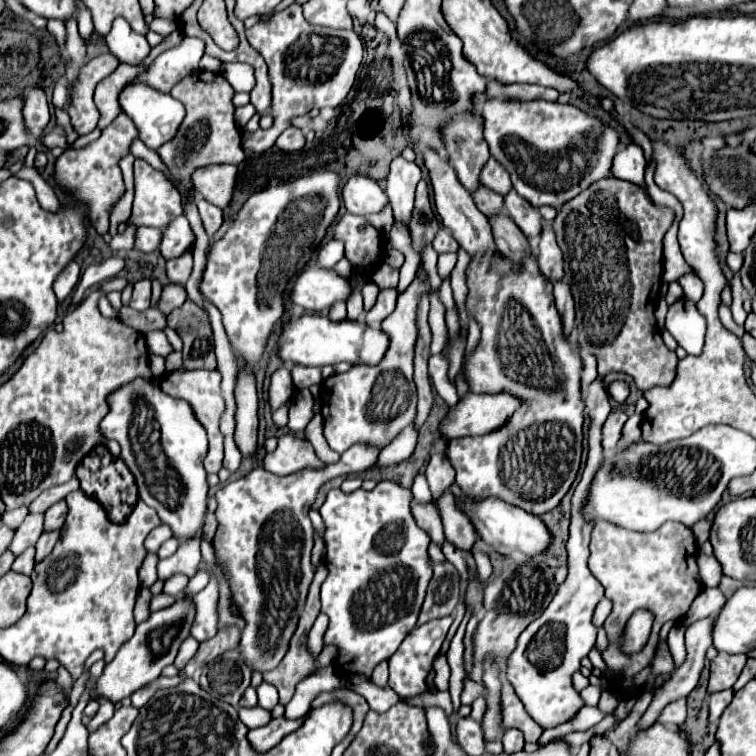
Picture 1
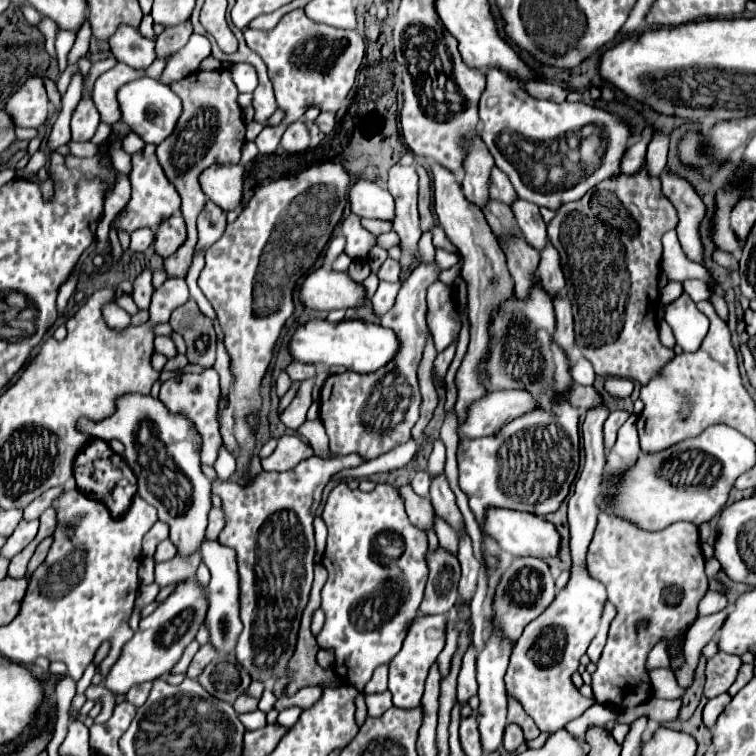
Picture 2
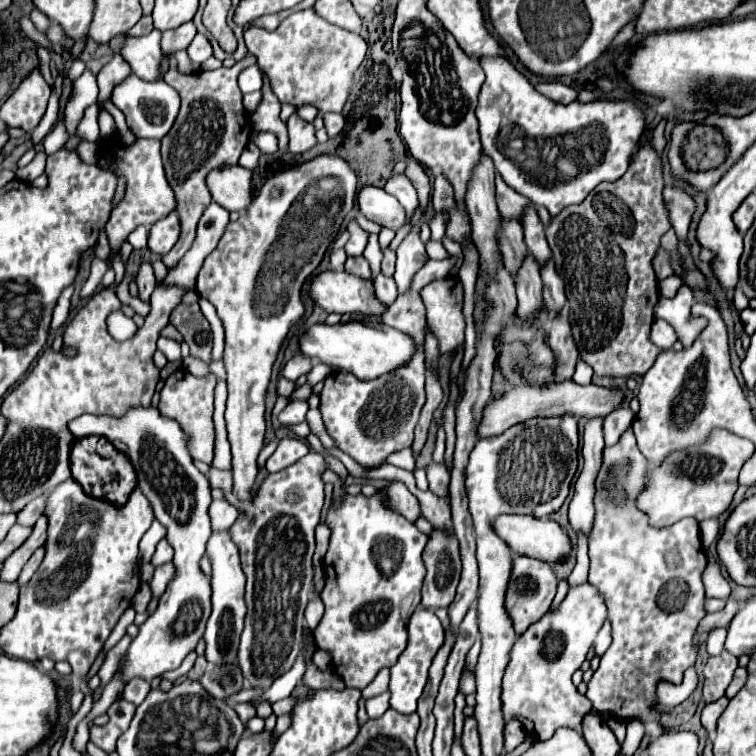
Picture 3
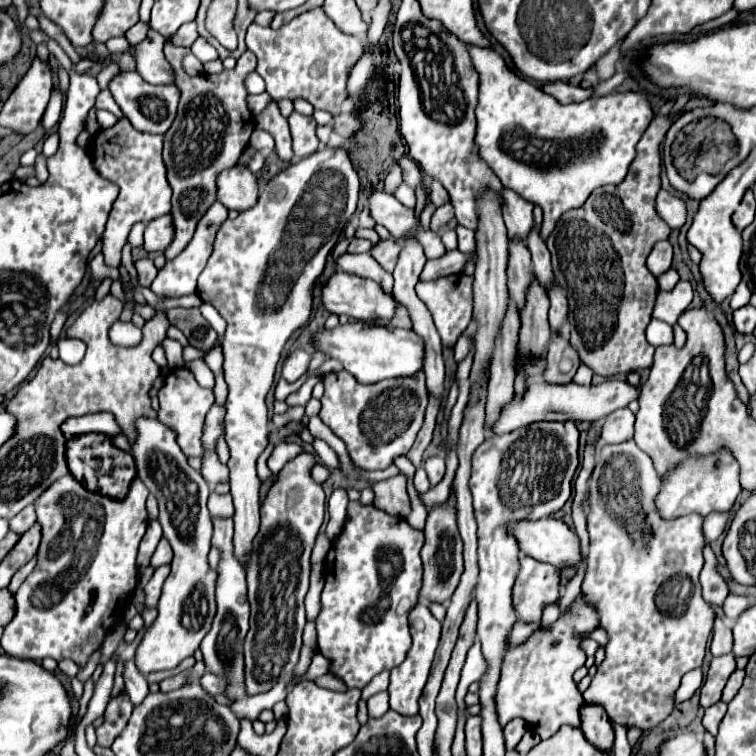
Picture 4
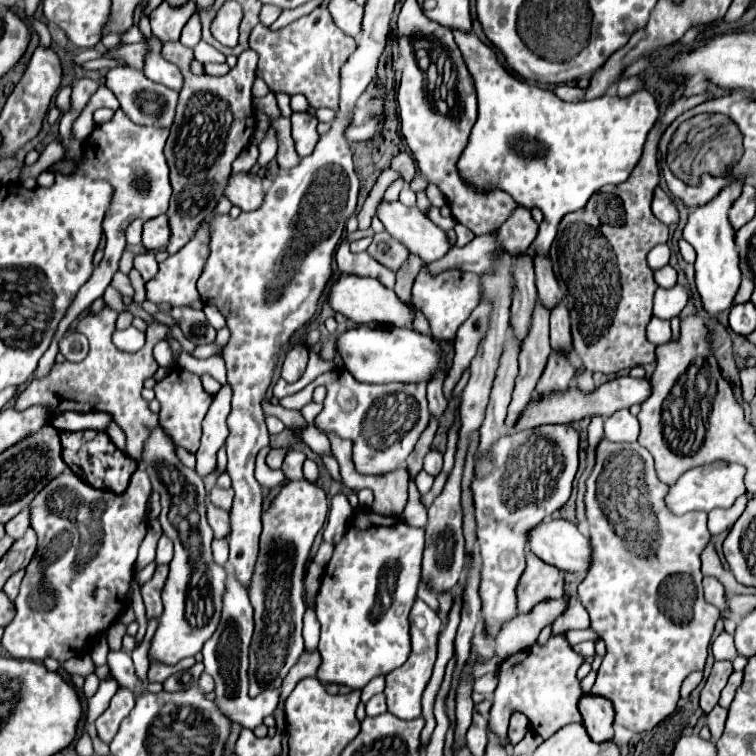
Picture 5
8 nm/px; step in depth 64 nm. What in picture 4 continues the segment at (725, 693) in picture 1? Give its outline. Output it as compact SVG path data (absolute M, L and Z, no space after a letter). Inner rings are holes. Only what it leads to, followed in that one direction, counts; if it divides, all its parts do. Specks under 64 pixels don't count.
M716 702L714 706L706 708L706 714L704 714L704 718L702 718L702 724L704 724L704 728L706 728L712 736L718 734L718 726L720 726L724 714L726 714L726 704L724 704L724 702Z

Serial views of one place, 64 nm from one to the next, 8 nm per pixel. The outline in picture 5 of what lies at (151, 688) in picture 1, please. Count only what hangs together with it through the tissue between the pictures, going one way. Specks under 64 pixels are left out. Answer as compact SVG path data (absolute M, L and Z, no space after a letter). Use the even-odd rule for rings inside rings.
M112 650L108 654L108 666L110 666L110 672L114 674L114 678L118 680L120 686L128 686L130 690L140 690L140 694L144 692L144 684L134 674L130 654L120 652L120 650Z

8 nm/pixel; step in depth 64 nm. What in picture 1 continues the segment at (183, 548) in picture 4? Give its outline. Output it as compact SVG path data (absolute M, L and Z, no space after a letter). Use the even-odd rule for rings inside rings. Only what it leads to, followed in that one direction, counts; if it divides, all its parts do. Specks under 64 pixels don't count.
M152 380L130 382L122 386L120 390L112 392L108 396L110 412L100 422L100 434L106 440L118 440L122 446L122 460L130 468L130 472L136 478L140 500L144 500L148 506L154 506L160 520L172 528L174 538L178 540L190 540L200 538L204 528L204 516L208 508L208 482L206 472L202 466L202 460L206 456L206 432L196 420L192 408L184 400L174 400L166 396L158 386L154 386ZM184 594L178 596L172 606L152 612L148 620L144 620L142 624L136 626L134 636L120 648L116 658L110 664L106 664L102 676L96 682L98 694L110 698L116 704L122 698L128 698L138 688L156 680L160 676L160 672L174 662L182 642L190 636L194 620L196 620L196 604L192 598L188 598Z

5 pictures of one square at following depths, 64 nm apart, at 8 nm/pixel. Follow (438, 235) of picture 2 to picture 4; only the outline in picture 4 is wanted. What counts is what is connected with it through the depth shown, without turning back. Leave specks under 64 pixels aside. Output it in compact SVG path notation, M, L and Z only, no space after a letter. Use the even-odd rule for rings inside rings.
M451 203L437 208L432 216L430 228L440 234L446 227L448 221L454 217L454 209Z

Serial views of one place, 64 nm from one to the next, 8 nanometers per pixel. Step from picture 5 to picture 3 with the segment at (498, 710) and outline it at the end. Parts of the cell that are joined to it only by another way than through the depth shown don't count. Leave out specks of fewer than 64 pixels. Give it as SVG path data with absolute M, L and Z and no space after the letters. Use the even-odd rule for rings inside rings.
M582 584L576 588L568 590L568 596L564 598L564 602L560 604L560 608L556 612L548 612L544 614L538 622L534 622L524 634L520 634L510 650L510 662L506 666L504 672L504 680L502 680L502 712L504 712L504 720L512 720L512 718L526 718L530 722L534 722L534 732L538 736L538 740L548 740L552 738L552 734L562 728L562 726L570 726L570 728L578 728L584 714L588 714L592 710L590 702L586 700L586 696L582 696L576 686L572 684L572 674L582 666L582 662L586 660L586 652L590 650L590 646L594 644L594 638L598 634L598 630L602 628L606 620L606 606L604 600L600 596L600 592L592 586L592 584Z

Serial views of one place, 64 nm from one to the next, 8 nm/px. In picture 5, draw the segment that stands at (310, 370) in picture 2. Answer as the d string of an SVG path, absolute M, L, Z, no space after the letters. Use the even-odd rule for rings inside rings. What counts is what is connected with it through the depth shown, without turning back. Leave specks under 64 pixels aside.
M294 344L294 346L288 350L286 358L284 358L280 376L282 376L286 382L296 382L296 380L304 374L306 362L308 362L308 348L302 346L302 344Z

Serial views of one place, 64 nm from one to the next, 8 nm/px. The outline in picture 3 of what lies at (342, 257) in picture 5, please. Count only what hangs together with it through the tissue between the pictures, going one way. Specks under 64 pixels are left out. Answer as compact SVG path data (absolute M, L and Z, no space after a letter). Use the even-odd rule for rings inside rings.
M348 256L344 270L354 274L354 276L362 276L362 278L370 278L372 276L372 268L368 264L368 260L364 256ZM384 274L374 276L374 288L376 288L376 294L378 294L378 298L382 300L382 304L390 304L390 302L394 302L396 296L398 296L394 280L392 280L392 278L386 278Z

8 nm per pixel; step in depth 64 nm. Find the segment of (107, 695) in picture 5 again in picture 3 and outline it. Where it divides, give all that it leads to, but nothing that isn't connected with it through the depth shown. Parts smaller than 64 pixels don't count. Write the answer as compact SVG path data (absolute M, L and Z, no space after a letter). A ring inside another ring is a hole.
M123 636L123 638L107 652L104 663L97 672L98 676L101 678L101 682L100 686L98 686L98 690L92 694L92 696L94 696L94 702L98 702L98 700L100 700L100 696L102 696L104 688L106 688L106 684L112 680L112 676L114 676L114 672L116 672L116 668L118 668L120 660L130 646L130 642L132 642L132 638L130 638L130 636Z

